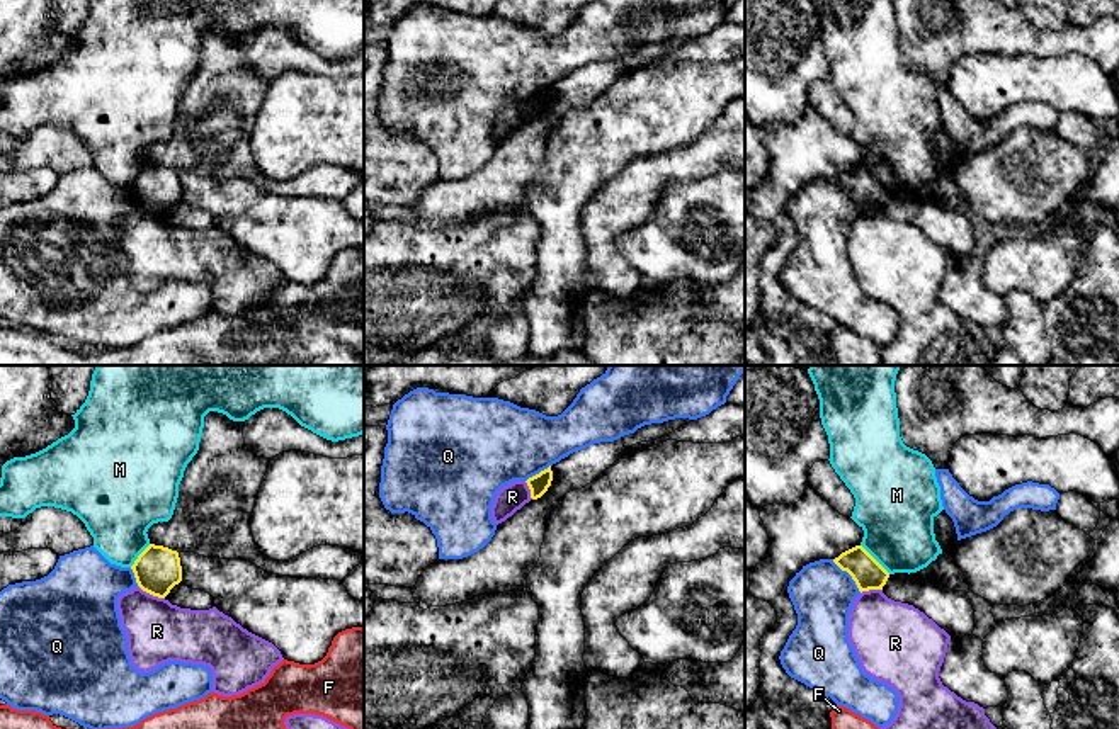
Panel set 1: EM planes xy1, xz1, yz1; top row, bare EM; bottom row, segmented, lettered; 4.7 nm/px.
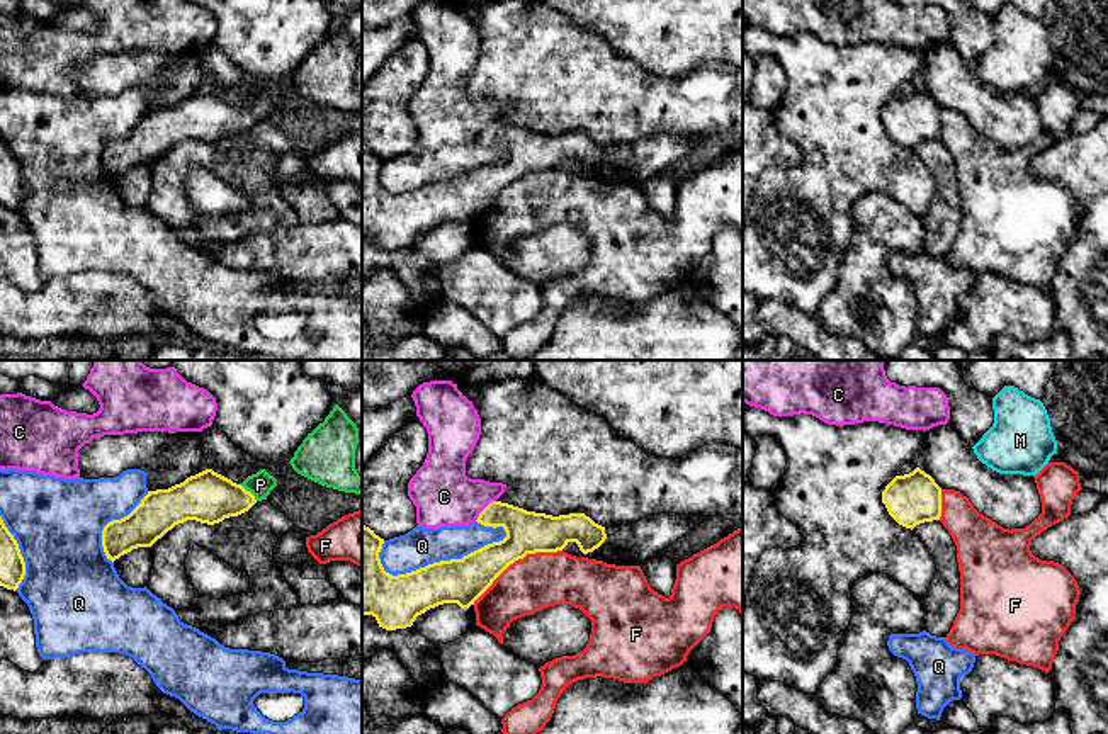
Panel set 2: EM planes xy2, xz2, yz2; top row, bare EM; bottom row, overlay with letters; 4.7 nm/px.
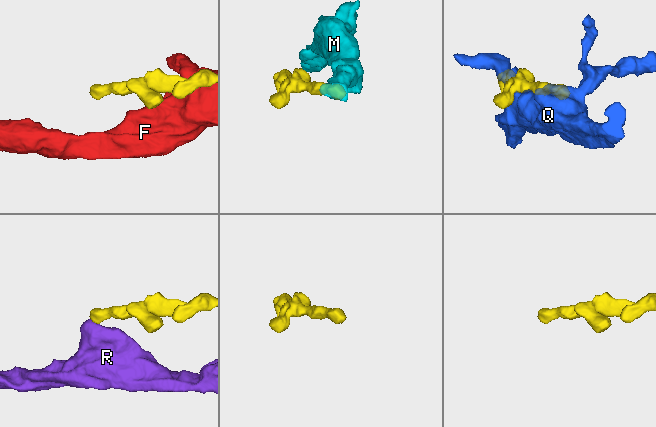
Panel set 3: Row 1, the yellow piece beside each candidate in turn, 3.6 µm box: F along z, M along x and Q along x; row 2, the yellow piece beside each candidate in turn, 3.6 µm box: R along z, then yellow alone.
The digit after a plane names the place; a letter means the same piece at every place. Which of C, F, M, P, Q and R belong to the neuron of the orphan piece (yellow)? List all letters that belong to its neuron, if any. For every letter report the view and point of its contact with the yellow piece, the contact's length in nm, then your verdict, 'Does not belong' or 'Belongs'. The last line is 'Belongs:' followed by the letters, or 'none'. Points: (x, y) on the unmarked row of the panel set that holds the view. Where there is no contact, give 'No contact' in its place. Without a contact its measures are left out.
C: Touches yellow at xz2 (483, 129). Shared border 140 nm. Does not belong
F: Touches yellow at xz2 (515, 179). Shared border 500 nm. Does not belong
M: Touches yellow at yz1 (874, 179). Shared border 200 nm. Does not belong
P: Touches yellow at xy2 (248, 111). Shared border 120 nm. Belongs
Q: Touches yellow at xz2 (440, 180). Shared border 650 nm. Does not belong
R: Touches yellow at xy1 (152, 213). Shared border 140 nm. Does not belong
Belongs: P

